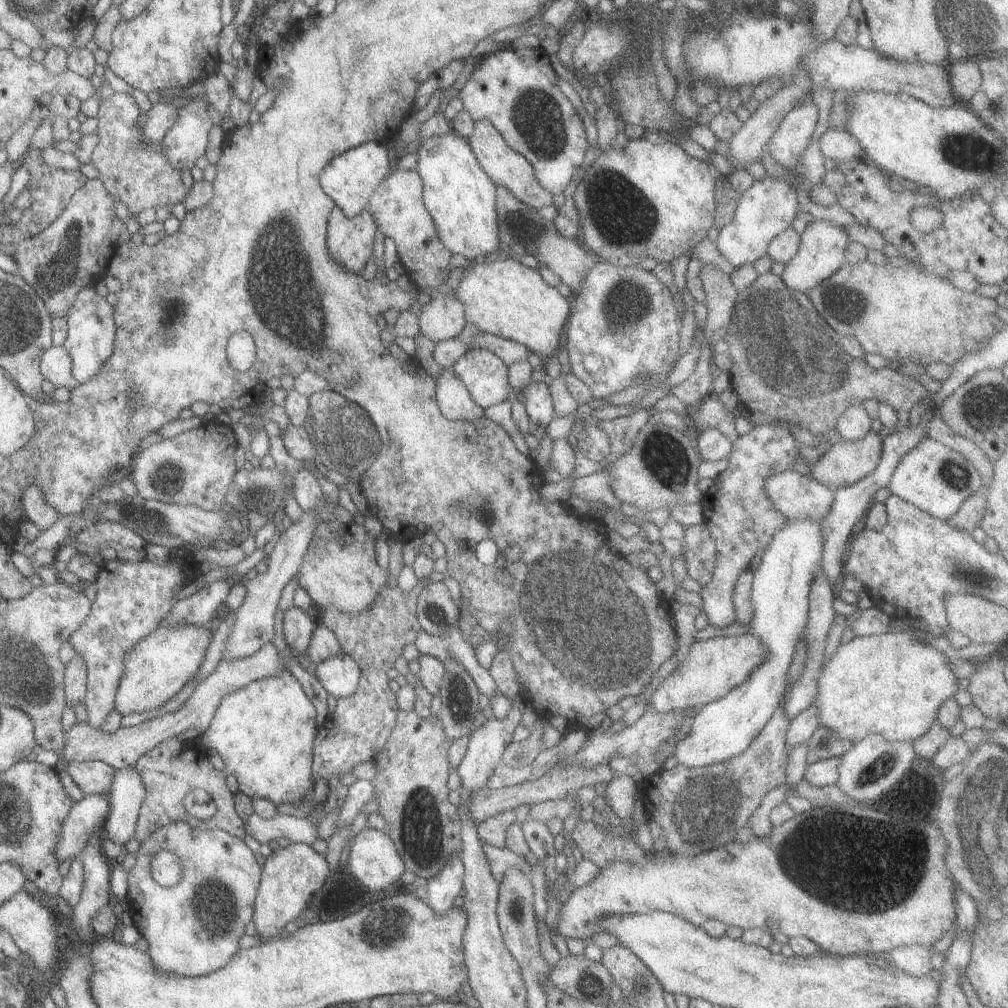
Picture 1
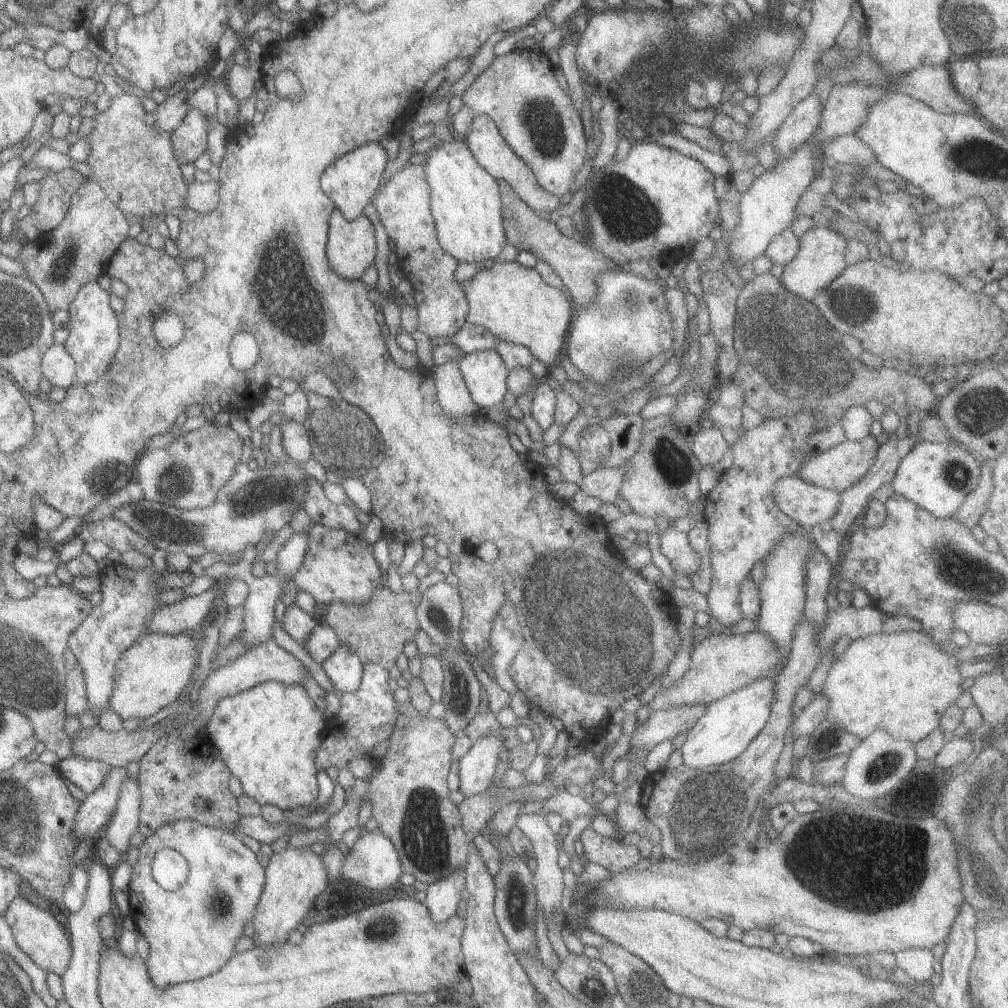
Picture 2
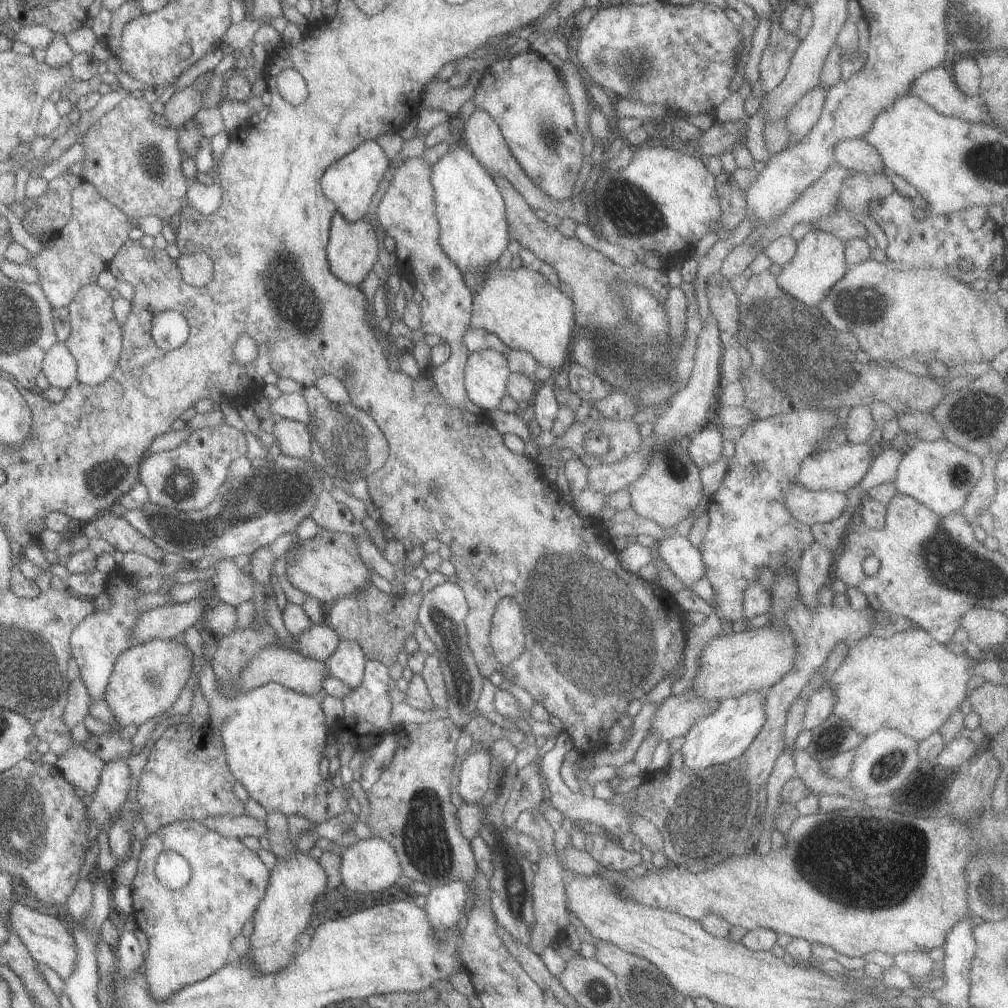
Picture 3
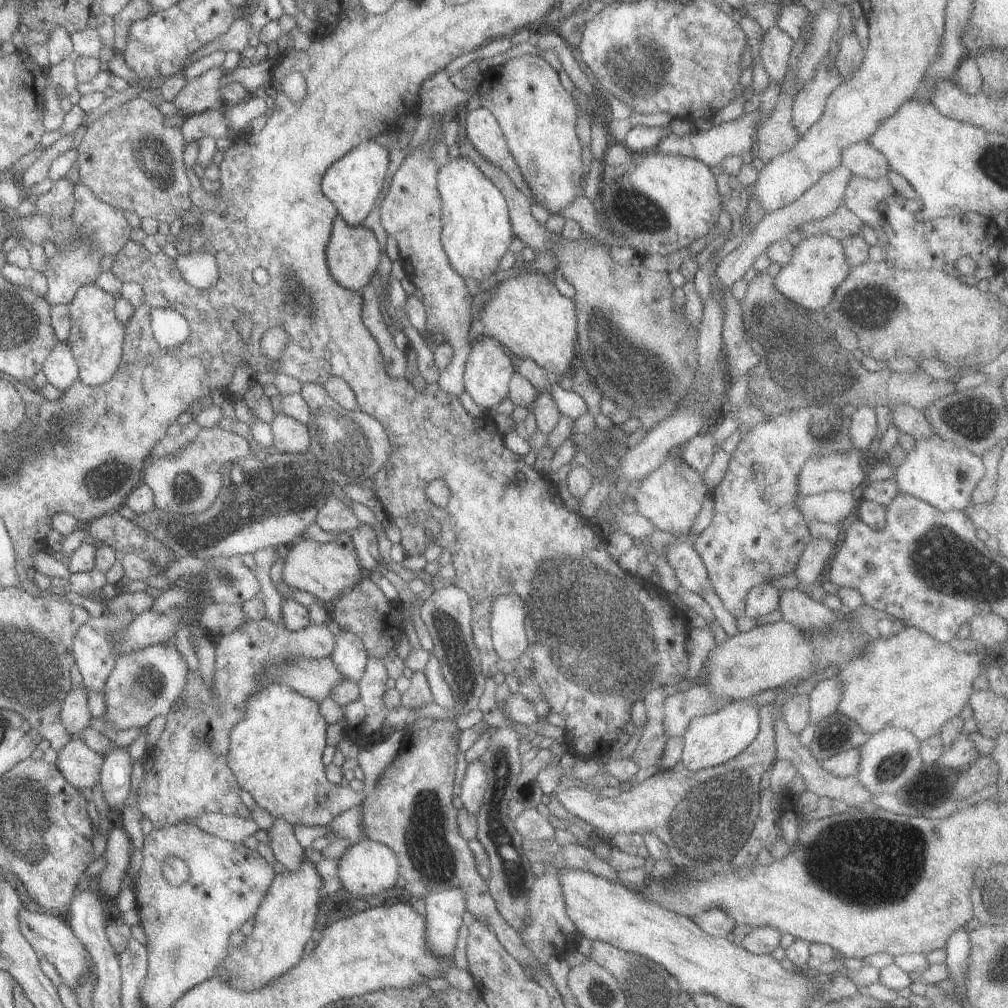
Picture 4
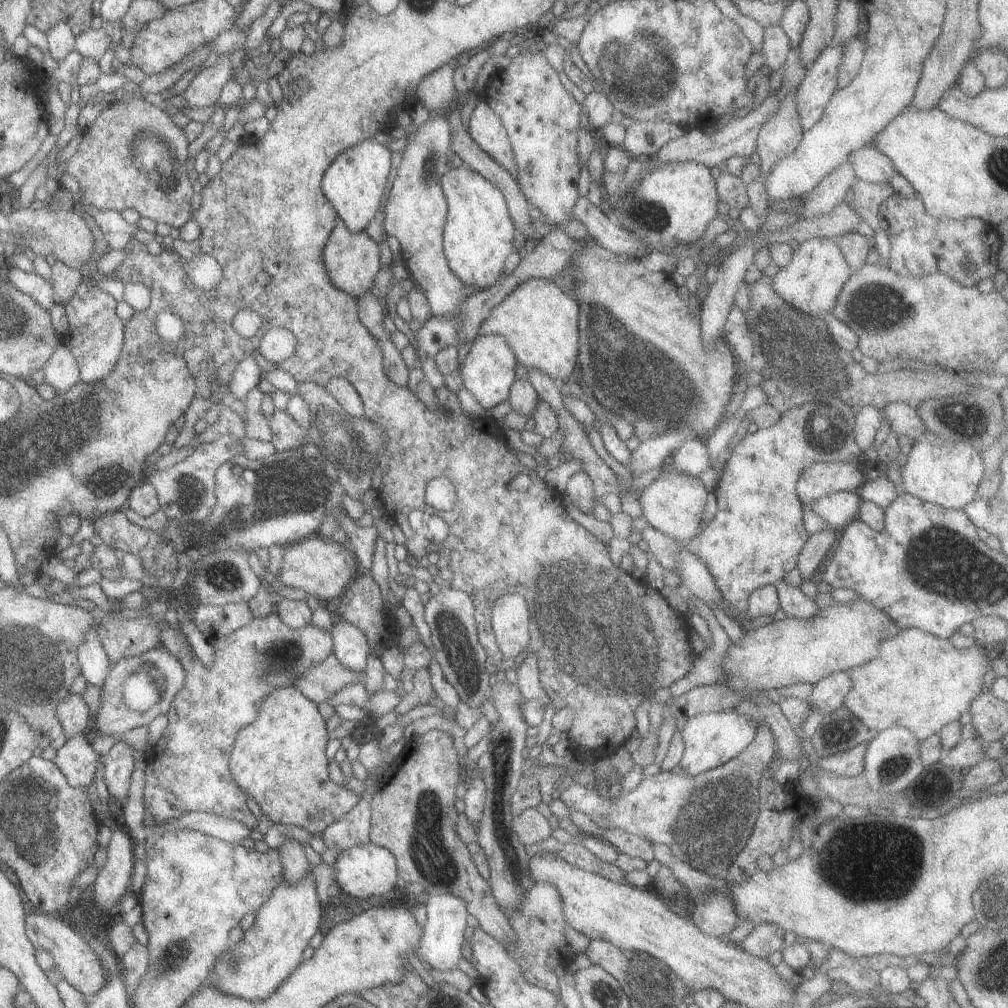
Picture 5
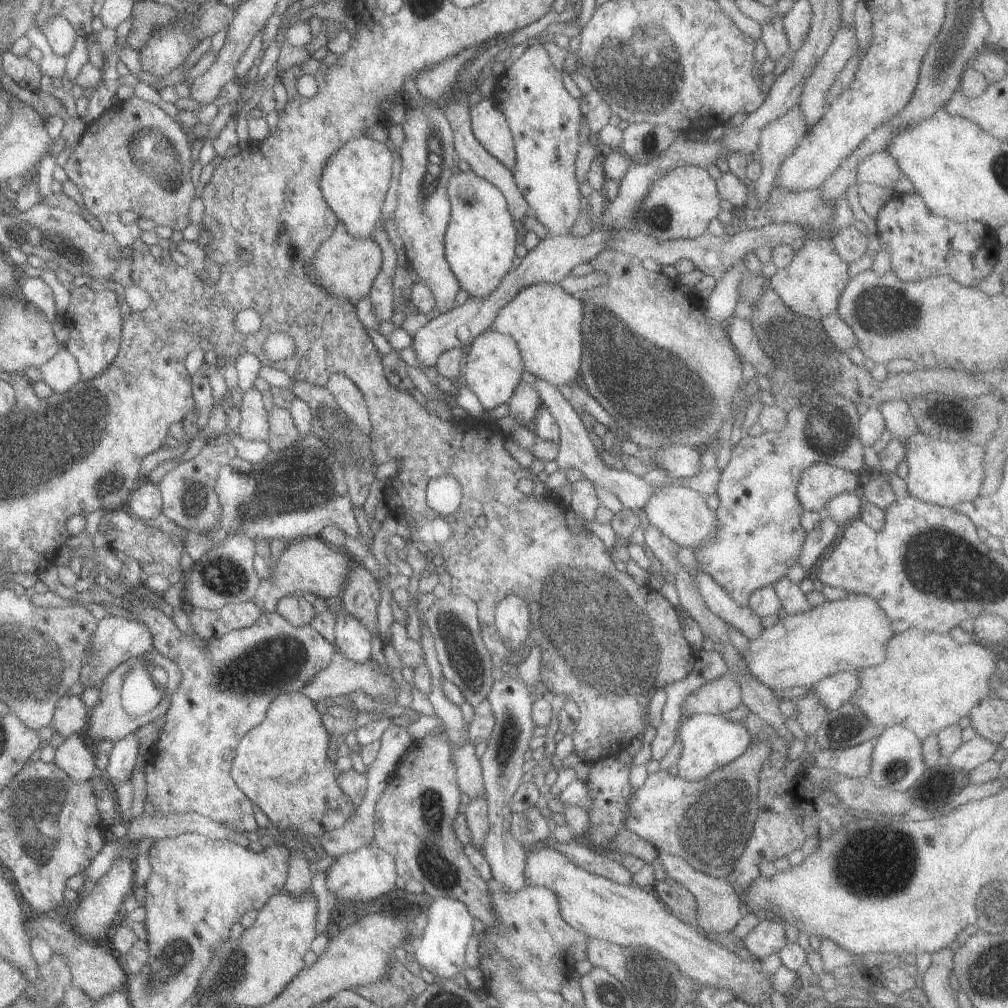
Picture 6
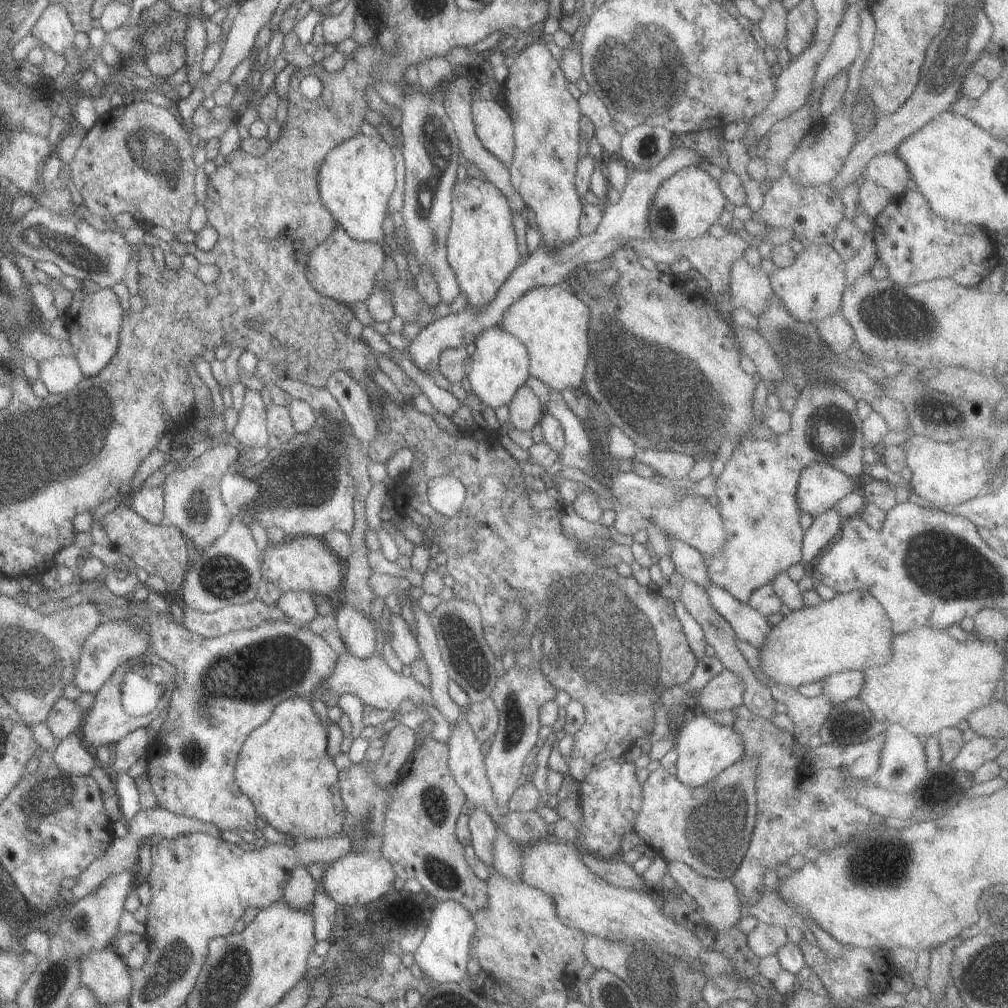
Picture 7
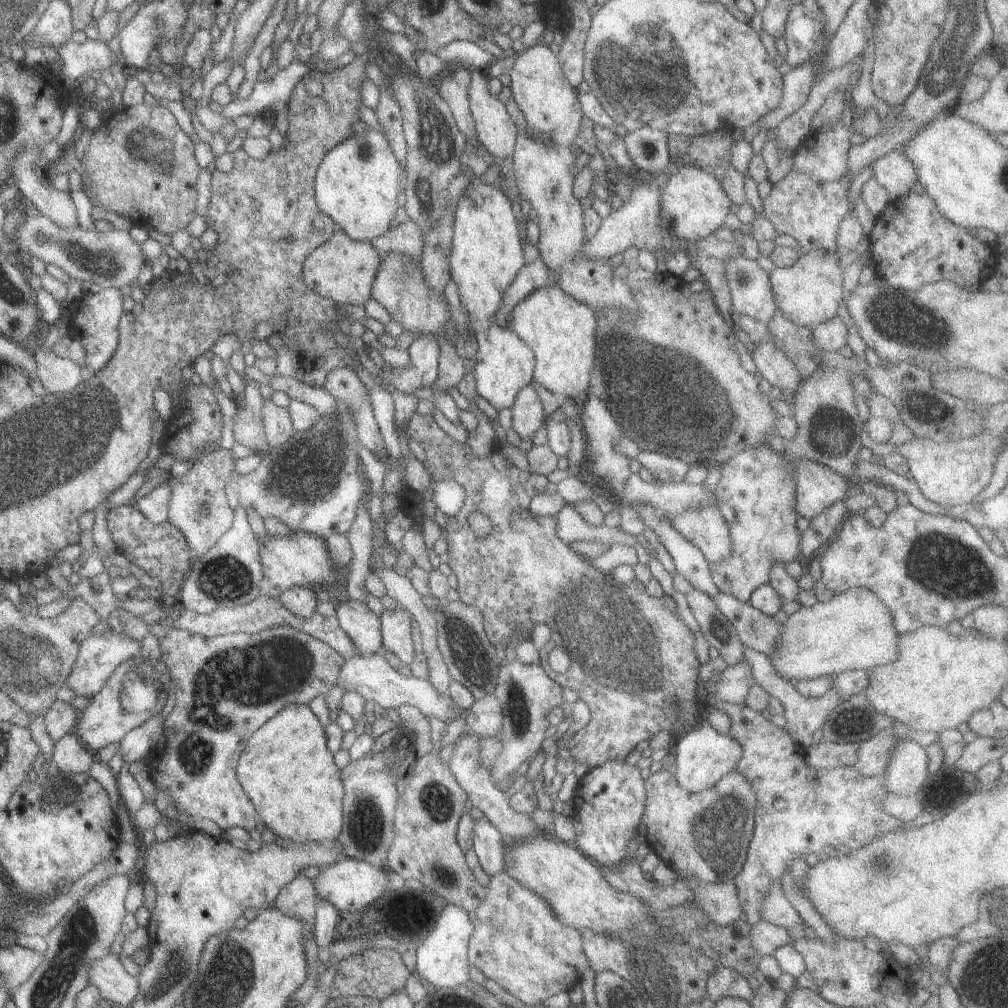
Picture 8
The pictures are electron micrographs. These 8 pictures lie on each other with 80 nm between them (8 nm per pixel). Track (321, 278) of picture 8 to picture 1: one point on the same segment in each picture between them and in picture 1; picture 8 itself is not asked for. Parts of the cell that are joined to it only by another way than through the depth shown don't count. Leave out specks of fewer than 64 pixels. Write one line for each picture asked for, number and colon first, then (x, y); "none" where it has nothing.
1: (349, 240)
2: (350, 246)
3: (351, 251)
4: (351, 254)
5: (350, 260)
6: (345, 267)
7: (340, 268)

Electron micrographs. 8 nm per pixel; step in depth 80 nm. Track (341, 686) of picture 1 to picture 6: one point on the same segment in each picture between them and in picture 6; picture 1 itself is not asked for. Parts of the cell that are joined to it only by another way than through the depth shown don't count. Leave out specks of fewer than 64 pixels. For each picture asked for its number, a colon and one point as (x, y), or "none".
2: (343, 667)
3: (346, 663)
4: (348, 654)
5: (350, 647)
6: (351, 639)

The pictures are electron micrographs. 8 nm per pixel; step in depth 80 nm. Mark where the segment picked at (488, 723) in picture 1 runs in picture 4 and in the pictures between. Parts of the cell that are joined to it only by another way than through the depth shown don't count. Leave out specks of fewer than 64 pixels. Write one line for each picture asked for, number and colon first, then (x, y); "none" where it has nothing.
2: (476, 767)
3: (472, 782)
4: (473, 785)

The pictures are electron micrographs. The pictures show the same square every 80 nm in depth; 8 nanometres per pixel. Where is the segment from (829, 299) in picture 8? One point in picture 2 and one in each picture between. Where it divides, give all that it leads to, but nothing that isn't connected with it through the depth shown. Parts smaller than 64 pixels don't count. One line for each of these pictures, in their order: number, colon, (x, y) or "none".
2: (819, 259)
3: (818, 262)
4: (817, 265)
5: (810, 281)
6: (810, 285)
7: (810, 288)

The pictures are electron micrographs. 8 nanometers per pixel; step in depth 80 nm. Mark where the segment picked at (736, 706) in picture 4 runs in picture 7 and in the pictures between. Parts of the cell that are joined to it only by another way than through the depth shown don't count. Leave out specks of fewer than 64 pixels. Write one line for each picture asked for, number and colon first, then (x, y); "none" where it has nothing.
5: (710, 739)
6: (708, 742)
7: (704, 748)

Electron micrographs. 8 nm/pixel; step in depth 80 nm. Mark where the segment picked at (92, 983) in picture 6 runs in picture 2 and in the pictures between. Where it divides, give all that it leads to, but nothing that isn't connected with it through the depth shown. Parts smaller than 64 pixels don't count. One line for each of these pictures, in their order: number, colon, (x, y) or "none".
2: (35, 932)
3: (47, 941)
4: (49, 935)
5: (72, 956)

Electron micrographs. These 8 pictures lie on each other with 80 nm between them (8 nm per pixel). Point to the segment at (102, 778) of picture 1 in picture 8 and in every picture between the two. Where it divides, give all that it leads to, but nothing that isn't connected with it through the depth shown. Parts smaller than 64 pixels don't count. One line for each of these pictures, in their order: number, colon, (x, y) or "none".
2: (87, 774)
3: (79, 767)
4: (79, 765)
5: (75, 758)
6: (72, 757)
7: (69, 756)
8: (68, 754)

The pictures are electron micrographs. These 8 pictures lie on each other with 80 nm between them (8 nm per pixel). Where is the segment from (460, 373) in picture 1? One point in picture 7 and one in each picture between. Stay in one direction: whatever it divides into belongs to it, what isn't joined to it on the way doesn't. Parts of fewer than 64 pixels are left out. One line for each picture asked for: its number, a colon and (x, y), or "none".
2: (484, 373)
3: (485, 371)
4: (487, 370)
5: (487, 371)
6: (491, 369)
7: (499, 364)

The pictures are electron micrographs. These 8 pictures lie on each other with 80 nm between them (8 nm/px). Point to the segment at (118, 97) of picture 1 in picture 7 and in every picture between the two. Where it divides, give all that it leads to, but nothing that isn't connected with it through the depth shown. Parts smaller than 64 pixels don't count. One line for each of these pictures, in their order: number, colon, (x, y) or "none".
2: (134, 166)
3: (132, 162)
4: (129, 158)
5: (132, 156)
6: (135, 157)
7: (136, 158)

